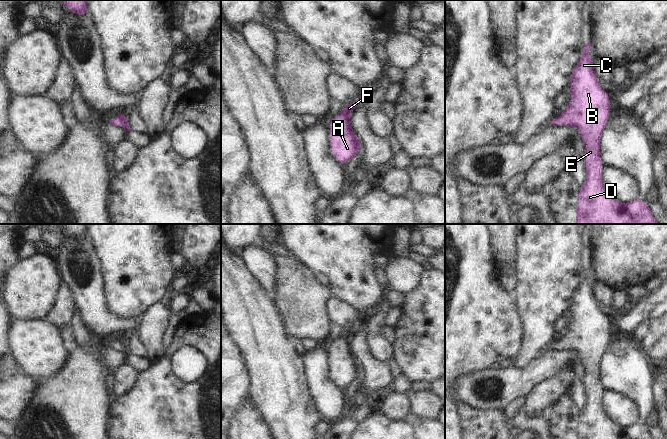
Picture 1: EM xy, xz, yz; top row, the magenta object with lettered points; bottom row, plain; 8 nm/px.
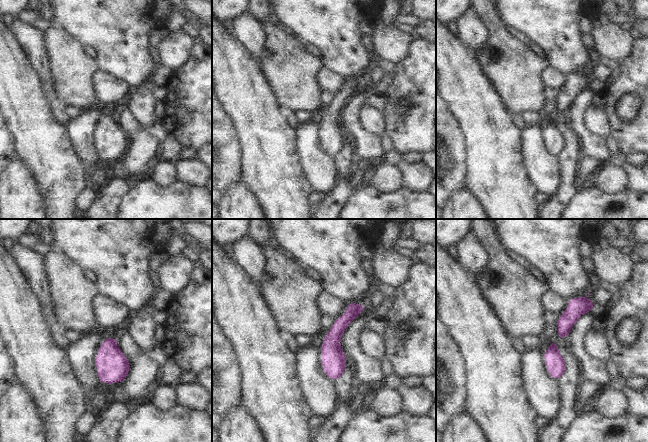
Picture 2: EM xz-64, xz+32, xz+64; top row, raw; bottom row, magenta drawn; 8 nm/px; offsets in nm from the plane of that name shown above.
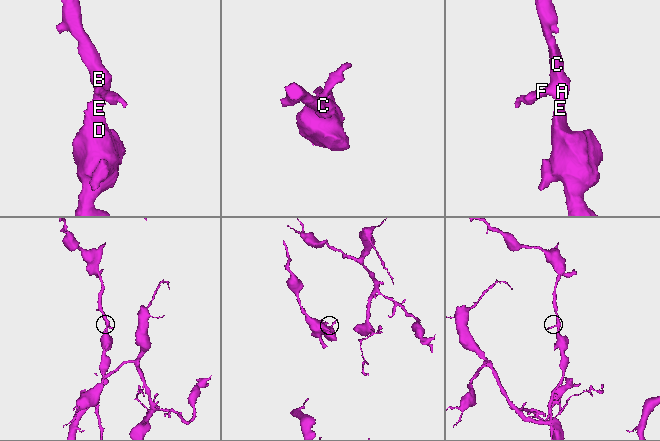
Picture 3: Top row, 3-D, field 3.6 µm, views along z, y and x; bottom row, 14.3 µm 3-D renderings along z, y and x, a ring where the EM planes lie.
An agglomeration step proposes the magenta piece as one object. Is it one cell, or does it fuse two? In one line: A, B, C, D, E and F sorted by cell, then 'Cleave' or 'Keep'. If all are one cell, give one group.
Groups: A B C D E F. Keep.

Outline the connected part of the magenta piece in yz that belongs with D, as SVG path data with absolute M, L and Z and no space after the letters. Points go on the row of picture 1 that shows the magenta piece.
M585 43L582 55L570 75L570 84L568 85L572 94L570 103L551 123L551 126L563 127L566 125L577 128L585 146L583 159L587 178L579 188L576 224L658 224L647 202L637 198L627 203L621 203L611 197L604 187L602 180L604 164L600 158L600 139L610 118L611 99L598 82L594 61L589 55L590 47L590 44Z

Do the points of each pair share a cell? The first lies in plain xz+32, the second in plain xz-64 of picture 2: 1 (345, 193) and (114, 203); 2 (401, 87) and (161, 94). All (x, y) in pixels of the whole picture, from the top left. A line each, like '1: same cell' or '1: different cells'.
1: same cell
2: different cells

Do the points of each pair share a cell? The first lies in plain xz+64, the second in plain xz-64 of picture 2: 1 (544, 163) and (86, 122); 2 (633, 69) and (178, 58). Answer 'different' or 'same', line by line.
1: same
2: different

